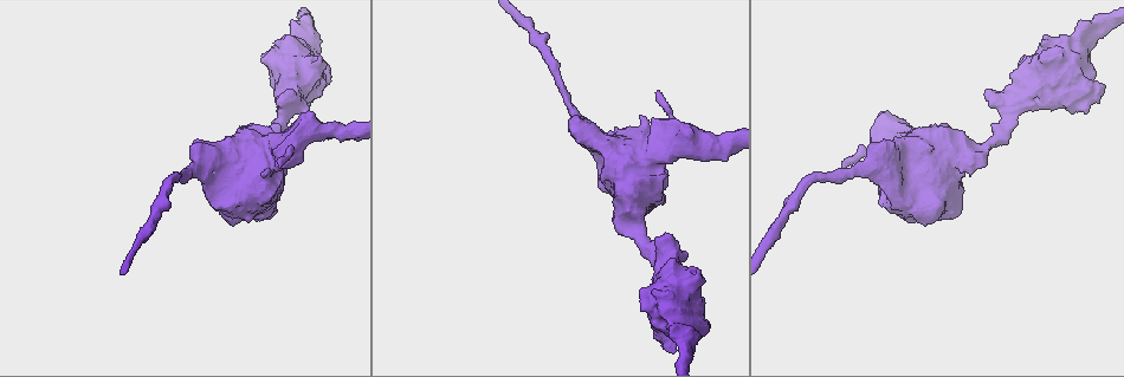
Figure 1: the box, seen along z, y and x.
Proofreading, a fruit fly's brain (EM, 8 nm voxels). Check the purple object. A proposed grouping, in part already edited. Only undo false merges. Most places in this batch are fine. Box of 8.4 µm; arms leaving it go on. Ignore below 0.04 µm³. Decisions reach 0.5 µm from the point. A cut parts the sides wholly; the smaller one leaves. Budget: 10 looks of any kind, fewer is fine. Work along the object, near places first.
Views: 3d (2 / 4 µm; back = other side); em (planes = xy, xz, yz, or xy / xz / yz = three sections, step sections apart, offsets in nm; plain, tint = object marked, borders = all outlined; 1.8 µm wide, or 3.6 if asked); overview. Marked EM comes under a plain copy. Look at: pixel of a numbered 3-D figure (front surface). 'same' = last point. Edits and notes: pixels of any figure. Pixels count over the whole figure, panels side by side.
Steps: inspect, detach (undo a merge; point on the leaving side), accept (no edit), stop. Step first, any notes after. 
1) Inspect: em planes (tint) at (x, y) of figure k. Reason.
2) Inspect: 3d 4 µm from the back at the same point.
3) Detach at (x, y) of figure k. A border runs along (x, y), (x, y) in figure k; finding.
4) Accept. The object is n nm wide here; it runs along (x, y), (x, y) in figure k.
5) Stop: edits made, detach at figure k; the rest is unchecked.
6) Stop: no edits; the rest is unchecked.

Inspect: em 3.6 µm yz step 16 (tint) at (1055, 45) of figure 1. Touches itself.

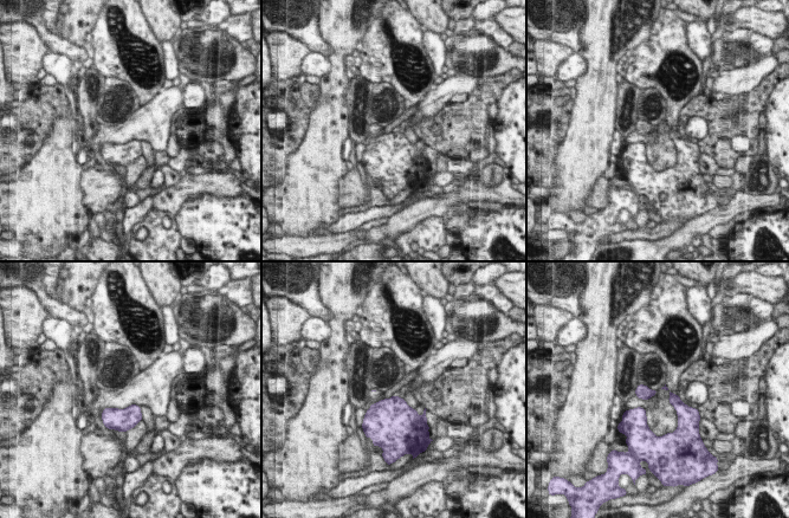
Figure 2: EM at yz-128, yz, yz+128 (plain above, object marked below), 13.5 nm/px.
Inspect: em 3.6 µm planes (tint) at the same point. Another direction.

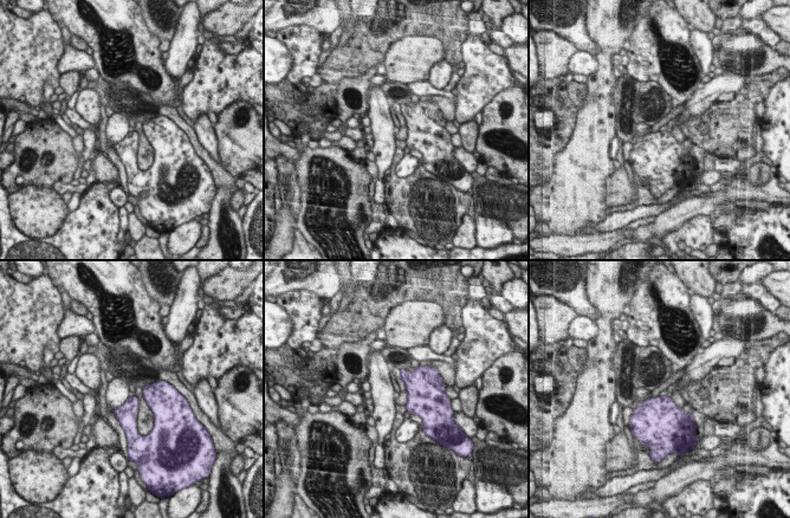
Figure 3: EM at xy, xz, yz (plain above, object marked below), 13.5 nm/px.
Accept. Continuous, no second neuron.

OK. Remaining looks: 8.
Inspect: 3d 2 µm at (662, 258) of figure 1. Sharp bend.

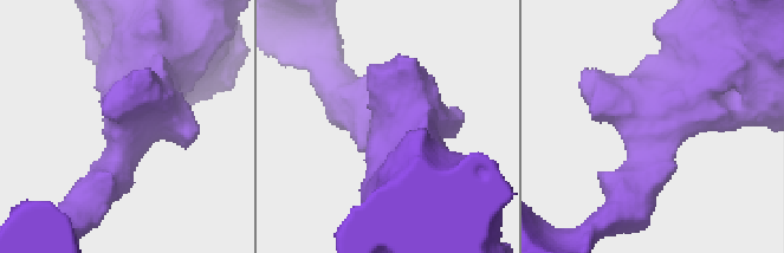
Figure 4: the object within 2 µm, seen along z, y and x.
Inspect: em yz step 16 (tint) at (388, 130) of figure 4. Need the tissue.

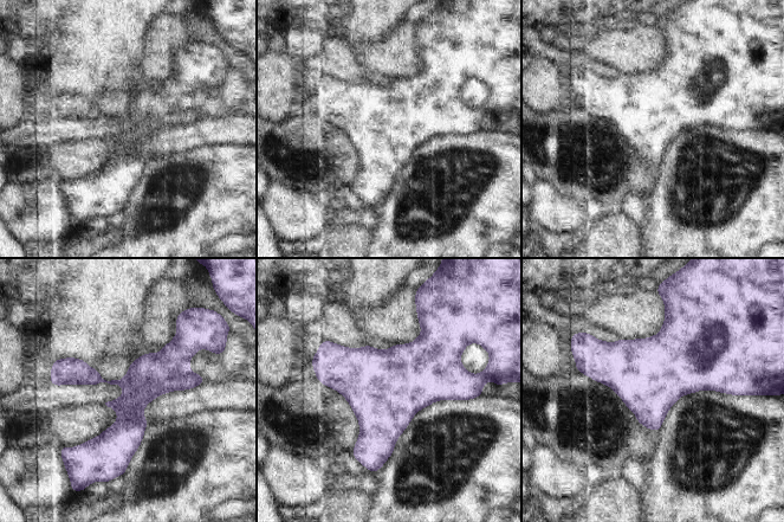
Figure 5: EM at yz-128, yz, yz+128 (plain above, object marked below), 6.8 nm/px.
Inspect: em planes (tint) at the same point.

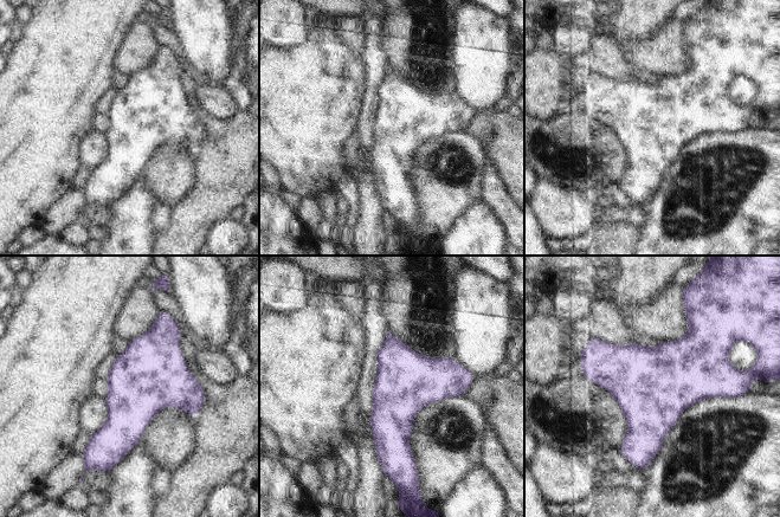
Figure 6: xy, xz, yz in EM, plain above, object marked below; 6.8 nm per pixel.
Accept. One neuron here.

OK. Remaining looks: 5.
Inspect: em planes (tint) at (650, 155) of figure 1. Thick turns thin.

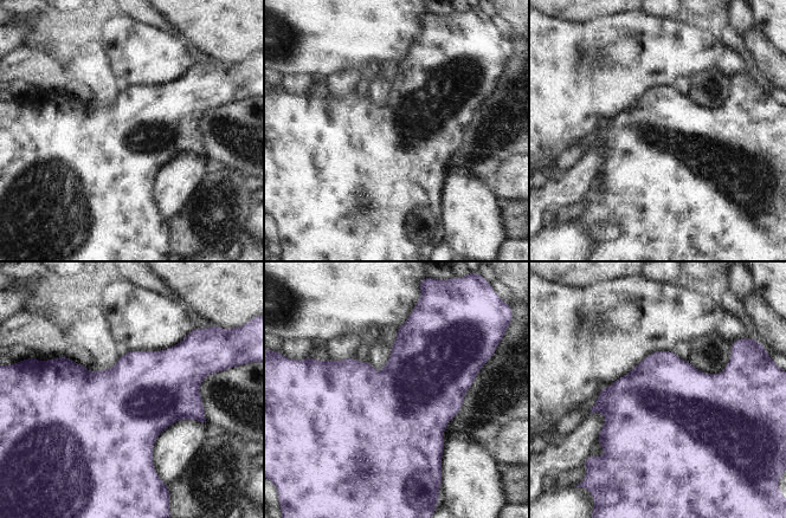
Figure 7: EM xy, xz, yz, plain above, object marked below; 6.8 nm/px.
Accept. Continuous, no second neuron.

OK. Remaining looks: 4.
Inspect: 3d 4 µm at (925, 224) of figure 1. Calibre changes.

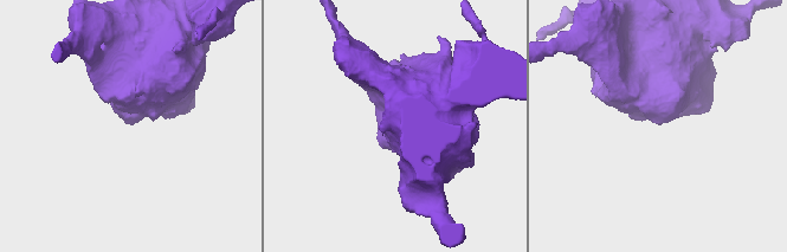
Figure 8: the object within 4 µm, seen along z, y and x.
Inspect: em 3.6 µm xy step 16 (borders) at (659, 121) of figure 8.

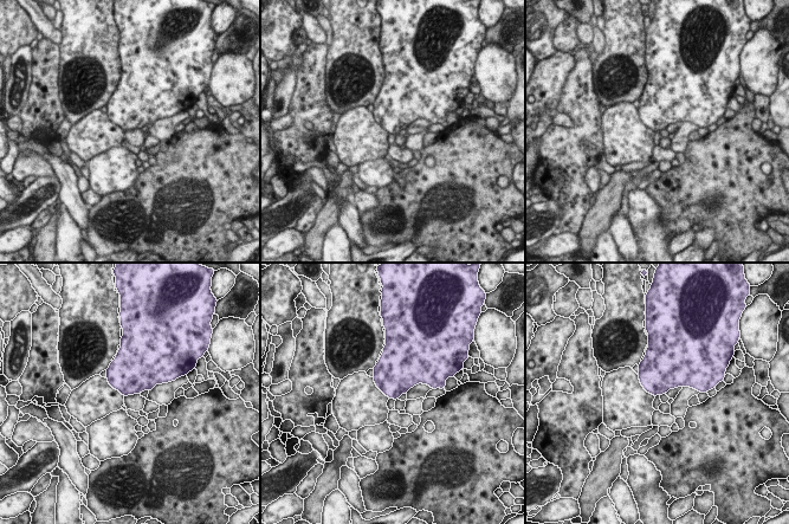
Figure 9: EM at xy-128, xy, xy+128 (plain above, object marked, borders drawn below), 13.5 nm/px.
Accept. Continuous, no second neuron.

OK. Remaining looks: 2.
Stop: no edits; the rest is unchecked.

